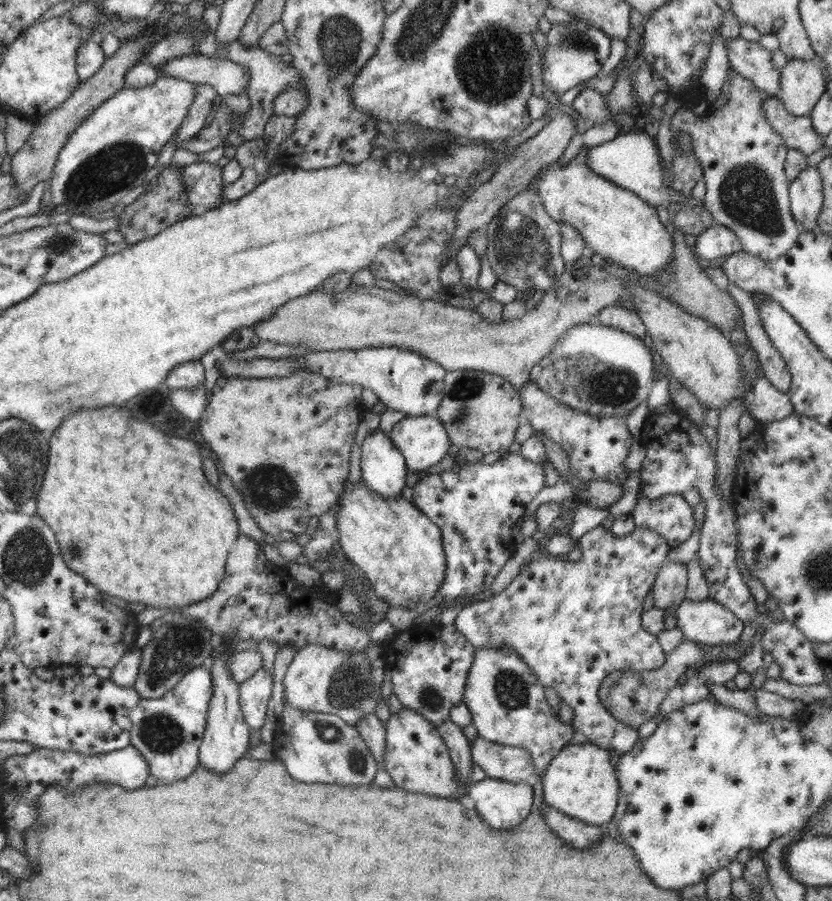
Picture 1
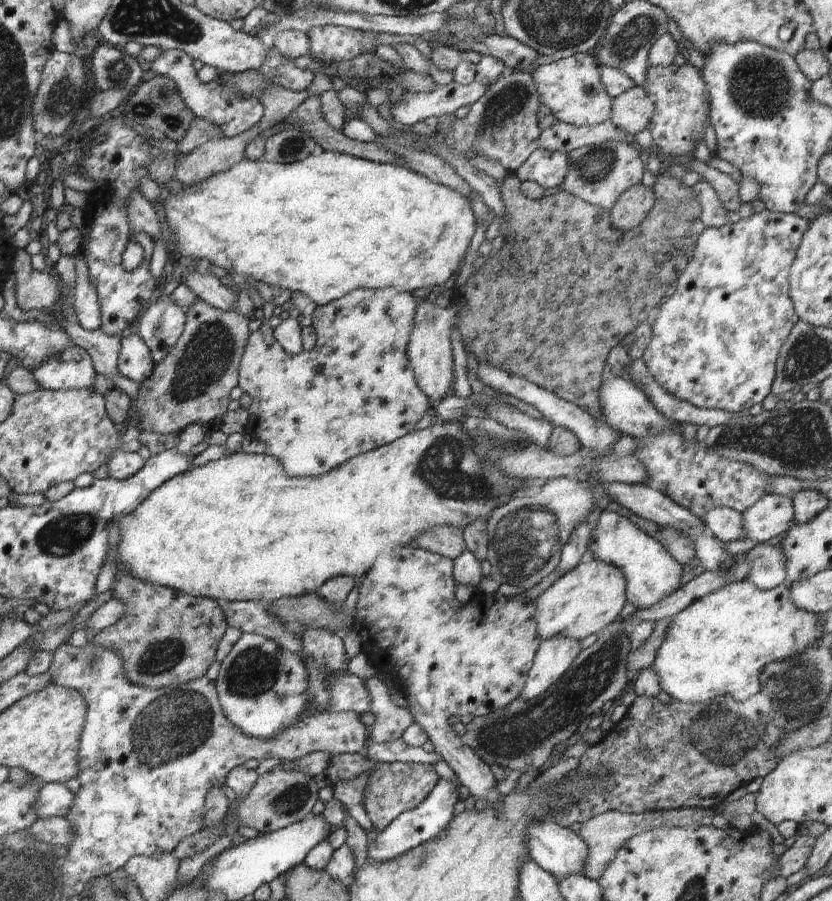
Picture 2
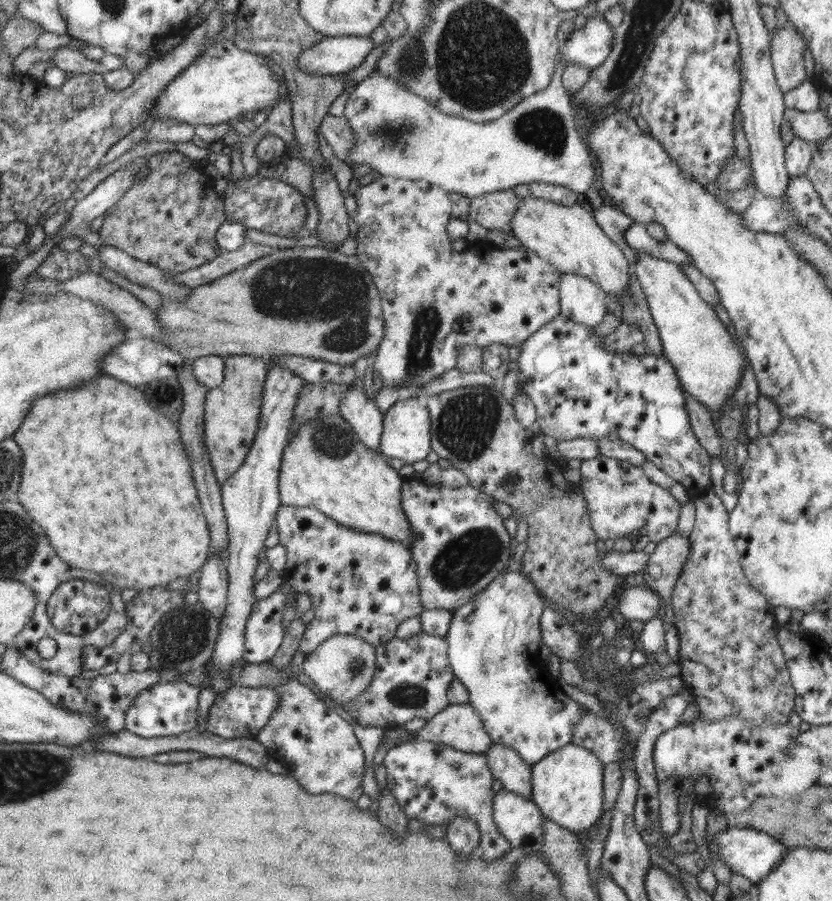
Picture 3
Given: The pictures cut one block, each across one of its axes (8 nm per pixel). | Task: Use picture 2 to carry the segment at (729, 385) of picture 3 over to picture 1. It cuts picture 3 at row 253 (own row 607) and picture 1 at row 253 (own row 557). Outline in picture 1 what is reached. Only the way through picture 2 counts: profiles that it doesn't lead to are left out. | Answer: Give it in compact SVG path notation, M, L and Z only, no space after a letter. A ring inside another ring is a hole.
M582 148L570 163L556 162L546 167L530 186L538 192L548 216L557 223L572 226L597 258L632 269L645 278L654 278L672 259L670 227L662 225L656 208L643 198L592 171L586 163L588 152Z

